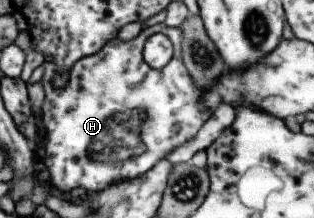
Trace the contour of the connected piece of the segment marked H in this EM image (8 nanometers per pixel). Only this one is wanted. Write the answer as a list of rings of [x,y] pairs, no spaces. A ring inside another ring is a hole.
[[[165,23],[147,26],[129,42],[115,38],[95,54],[74,62],[63,88],[56,89],[47,84],[44,90],[46,97],[40,110],[41,130],[45,140],[45,159],[41,167],[50,172],[48,187],[53,193],[63,195],[81,186],[91,195],[114,182],[140,177],[161,159],[165,159],[170,150],[184,145],[199,132],[211,113],[202,105],[201,90],[185,66],[182,40],[179,27],[170,27]],[[155,33],[165,34],[174,48],[171,60],[160,69],[151,68],[142,55],[145,41]]]

